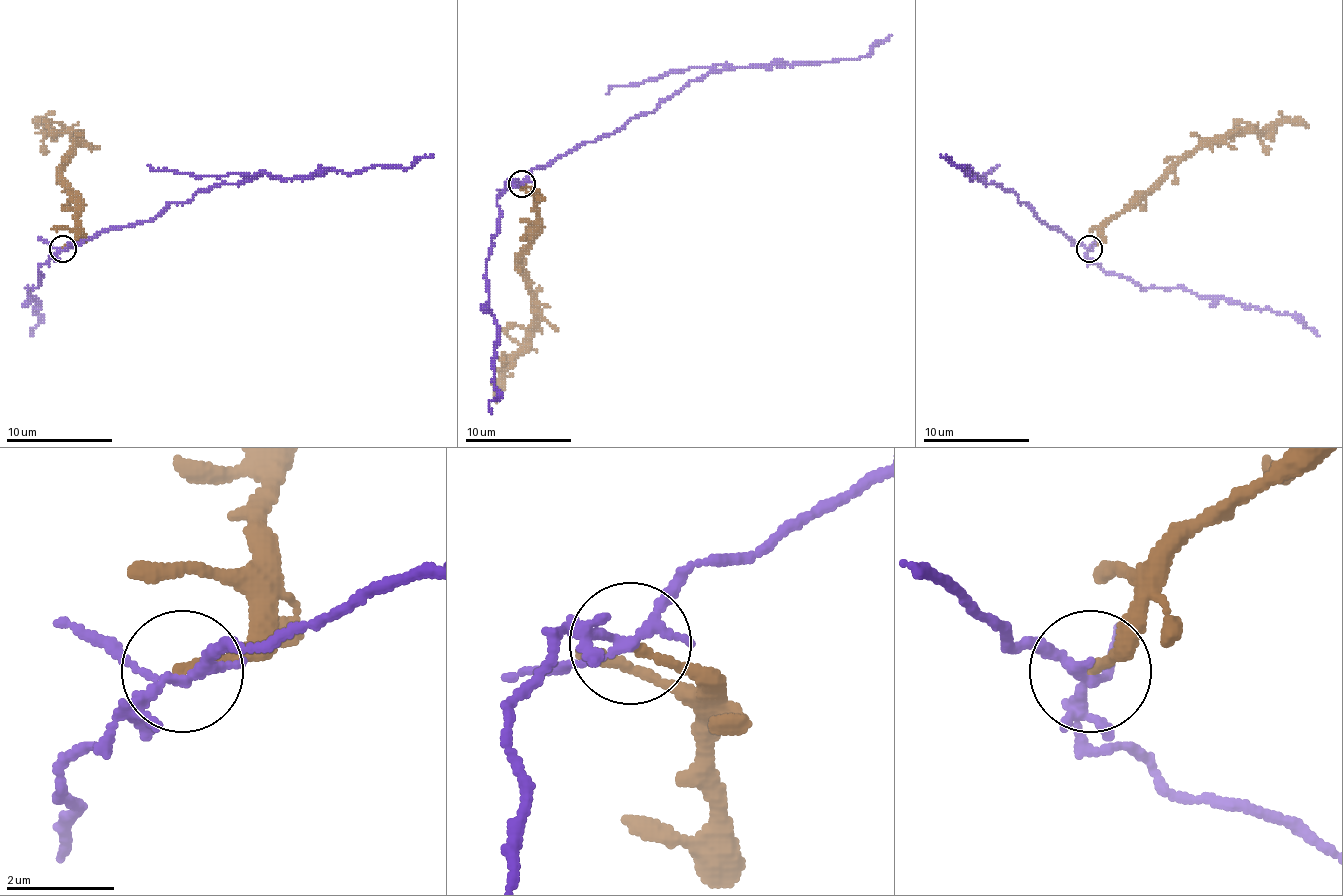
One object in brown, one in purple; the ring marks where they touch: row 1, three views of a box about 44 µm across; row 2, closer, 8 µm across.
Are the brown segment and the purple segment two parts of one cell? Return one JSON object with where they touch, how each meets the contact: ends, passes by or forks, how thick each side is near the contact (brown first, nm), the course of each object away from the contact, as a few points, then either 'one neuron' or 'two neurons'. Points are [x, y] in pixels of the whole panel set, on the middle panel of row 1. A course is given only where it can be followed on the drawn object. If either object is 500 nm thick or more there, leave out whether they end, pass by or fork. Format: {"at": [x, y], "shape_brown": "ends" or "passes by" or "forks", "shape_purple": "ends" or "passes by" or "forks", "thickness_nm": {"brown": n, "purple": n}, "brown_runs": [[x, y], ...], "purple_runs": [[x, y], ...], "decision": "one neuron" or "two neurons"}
{"at": [521, 184], "shape_brown": "ends", "shape_purple": "forks", "thickness_nm": {"brown": 180, "purple": 170}, "brown_runs": [[521, 184], [534, 190], [537, 200], [537, 235], [521, 259], [534, 307], [523, 352], [505, 374], [497, 403]], "purple_runs": [[521, 184], [534, 168], [609, 136], [630, 118], [646, 115], [710, 72], [865, 56], [891, 35]], "decision": "two neurons"}

